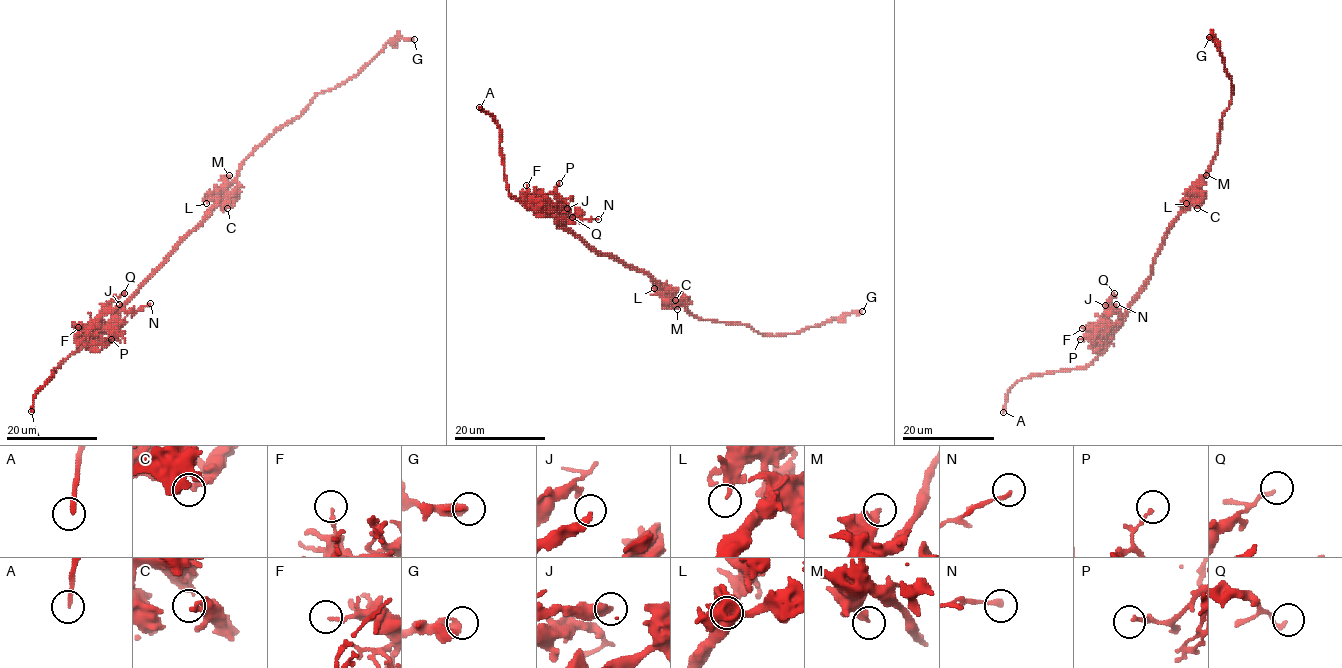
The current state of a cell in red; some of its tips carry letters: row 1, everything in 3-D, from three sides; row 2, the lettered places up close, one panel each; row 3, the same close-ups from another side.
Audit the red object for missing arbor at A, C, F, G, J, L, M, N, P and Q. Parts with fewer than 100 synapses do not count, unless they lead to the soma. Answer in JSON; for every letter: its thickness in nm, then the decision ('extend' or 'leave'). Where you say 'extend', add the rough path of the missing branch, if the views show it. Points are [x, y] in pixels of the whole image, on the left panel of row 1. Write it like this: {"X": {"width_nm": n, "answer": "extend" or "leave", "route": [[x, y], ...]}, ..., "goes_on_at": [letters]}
{"A": {"width_nm": 190, "answer": "extend"}, "C": {"width_nm": 300, "answer": "leave"}, "F": {"width_nm": 170, "answer": "leave"}, "G": {"width_nm": 460, "answer": "leave"}, "J": {"width_nm": 320, "answer": "leave"}, "L": {"width_nm": 200, "answer": "leave"}, "M": {"width_nm": 280, "answer": "leave"}, "N": {"width_nm": 190, "answer": "leave"}, "P": {"width_nm": 160, "answer": "leave"}, "Q": {"width_nm": 180, "answer": "leave"}, "goes_on_at": ["A"]}

